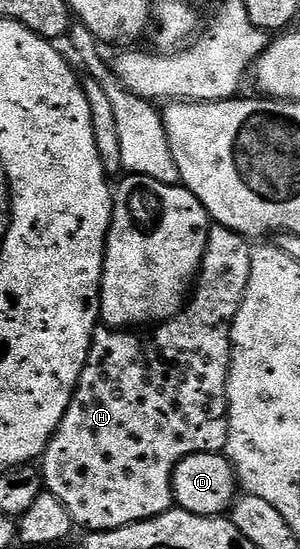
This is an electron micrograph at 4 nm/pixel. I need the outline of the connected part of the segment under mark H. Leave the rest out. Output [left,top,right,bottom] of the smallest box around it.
[42,225,252,532]

